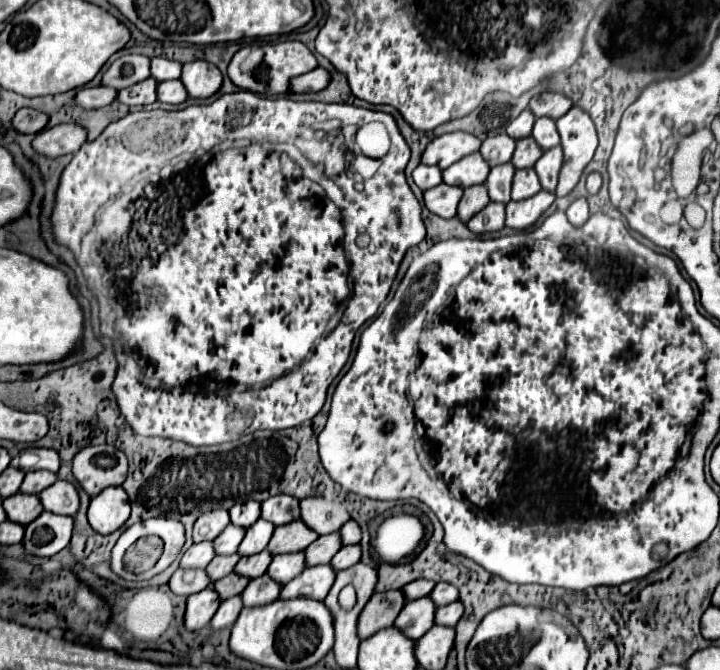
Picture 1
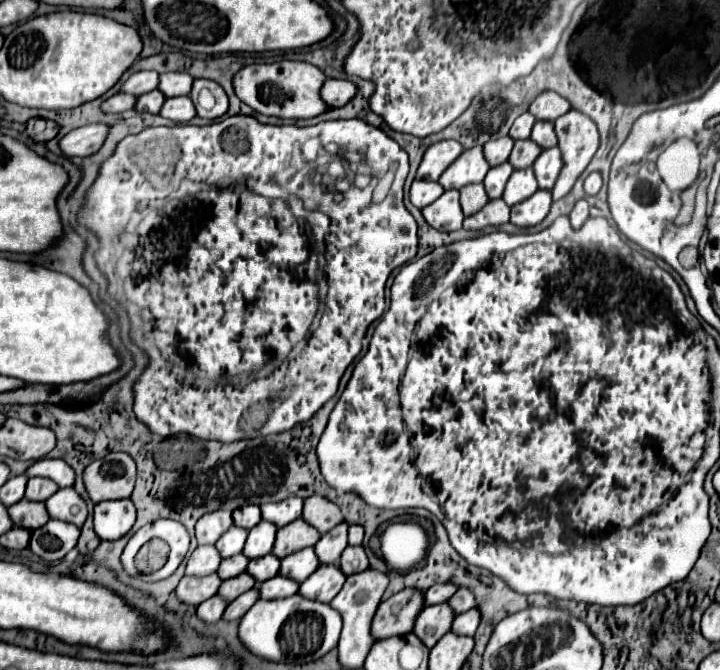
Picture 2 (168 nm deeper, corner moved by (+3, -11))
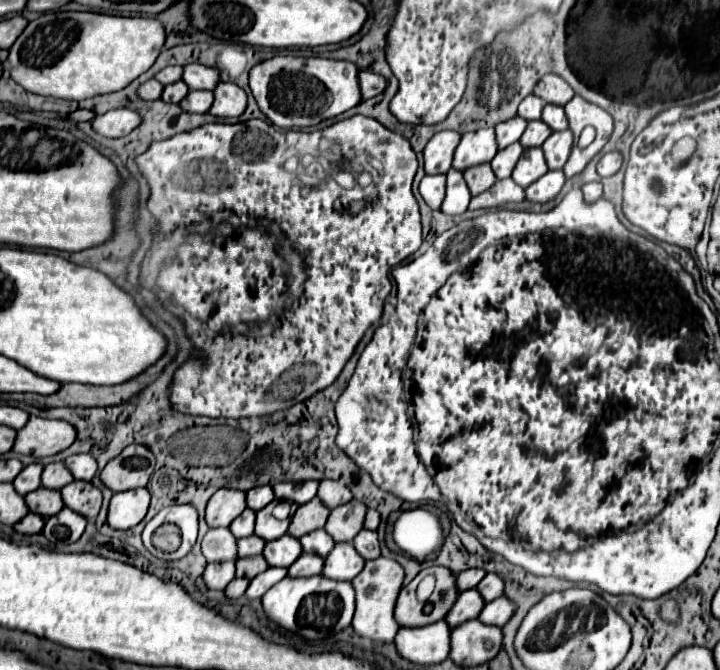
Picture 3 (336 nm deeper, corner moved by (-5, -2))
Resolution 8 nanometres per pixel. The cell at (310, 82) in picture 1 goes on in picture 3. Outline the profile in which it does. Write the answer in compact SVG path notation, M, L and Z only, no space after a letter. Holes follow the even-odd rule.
M362 70L362 72L360 72L360 88L362 88L364 100L374 98L374 96L378 96L380 92L384 92L386 84L388 84L386 78L380 76L380 74L374 74L374 72L368 72L368 70Z

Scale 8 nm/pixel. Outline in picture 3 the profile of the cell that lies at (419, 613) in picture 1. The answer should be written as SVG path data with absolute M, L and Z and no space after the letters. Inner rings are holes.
M476 588L472 590L466 590L466 592L460 592L454 608L450 610L450 614L446 616L446 622L450 624L450 628L466 622L466 620L472 620L472 618L478 618L480 616L480 610L484 608L484 600L480 596L480 592Z

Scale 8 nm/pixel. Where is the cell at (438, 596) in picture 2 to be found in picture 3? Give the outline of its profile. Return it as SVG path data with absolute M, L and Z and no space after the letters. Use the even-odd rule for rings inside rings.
M480 568L464 570L464 572L460 572L460 574L456 576L456 578L458 578L458 588L460 588L460 590L476 588L484 576L486 576L486 570L480 570Z

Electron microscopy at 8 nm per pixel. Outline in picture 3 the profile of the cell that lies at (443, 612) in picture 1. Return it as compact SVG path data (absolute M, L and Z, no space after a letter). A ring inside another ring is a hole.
M502 596L502 598L488 602L478 620L484 622L484 624L492 624L492 626L502 628L512 618L512 612L516 612L516 604L510 598Z

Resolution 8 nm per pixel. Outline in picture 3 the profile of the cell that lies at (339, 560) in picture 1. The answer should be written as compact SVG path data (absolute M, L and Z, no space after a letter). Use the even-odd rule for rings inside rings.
M366 528L360 530L358 536L354 538L354 546L364 560L374 560L380 556L380 542L374 530L366 530Z

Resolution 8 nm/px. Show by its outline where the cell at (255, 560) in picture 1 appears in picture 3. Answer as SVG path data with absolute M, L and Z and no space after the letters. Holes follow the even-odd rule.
M284 534L272 542L266 542L264 546L264 558L270 566L290 568L298 560L300 554L302 554L300 540L292 538L290 534Z

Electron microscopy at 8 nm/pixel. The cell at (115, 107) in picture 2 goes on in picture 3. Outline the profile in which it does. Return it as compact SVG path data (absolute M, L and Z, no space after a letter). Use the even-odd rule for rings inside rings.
M152 78L152 80L148 80L146 84L140 86L138 94L140 94L142 100L158 100L160 94L162 94L162 90L164 90L164 84L160 84L158 80Z

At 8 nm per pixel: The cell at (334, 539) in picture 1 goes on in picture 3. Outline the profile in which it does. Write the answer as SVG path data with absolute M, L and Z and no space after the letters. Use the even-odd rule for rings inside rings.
M352 498L344 506L338 506L330 512L324 530L334 538L334 542L352 542L354 536L364 528L364 516L364 502Z

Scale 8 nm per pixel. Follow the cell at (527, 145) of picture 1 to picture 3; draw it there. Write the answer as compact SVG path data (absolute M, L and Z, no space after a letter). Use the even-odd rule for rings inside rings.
M536 120L536 122L528 122L528 128L526 132L522 134L520 138L520 144L524 148L532 148L532 146L542 146L544 140L552 134L552 130L542 122L542 120Z

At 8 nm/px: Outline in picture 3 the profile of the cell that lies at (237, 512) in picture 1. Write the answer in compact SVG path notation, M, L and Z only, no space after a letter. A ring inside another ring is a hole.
M258 486L256 490L248 490L248 508L252 510L262 510L266 504L274 500L272 486Z

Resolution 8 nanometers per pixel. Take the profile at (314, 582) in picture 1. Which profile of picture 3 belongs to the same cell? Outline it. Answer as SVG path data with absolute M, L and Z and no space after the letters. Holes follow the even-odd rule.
M338 542L332 552L326 556L324 570L322 574L332 578L332 580L354 580L362 568L364 568L364 558L356 552L356 548L350 542Z

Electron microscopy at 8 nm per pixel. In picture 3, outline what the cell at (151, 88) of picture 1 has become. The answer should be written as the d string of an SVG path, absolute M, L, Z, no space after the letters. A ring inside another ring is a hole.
M174 82L174 84L168 84L162 92L162 100L164 102L174 102L178 104L184 96L188 94L188 86L184 82Z

